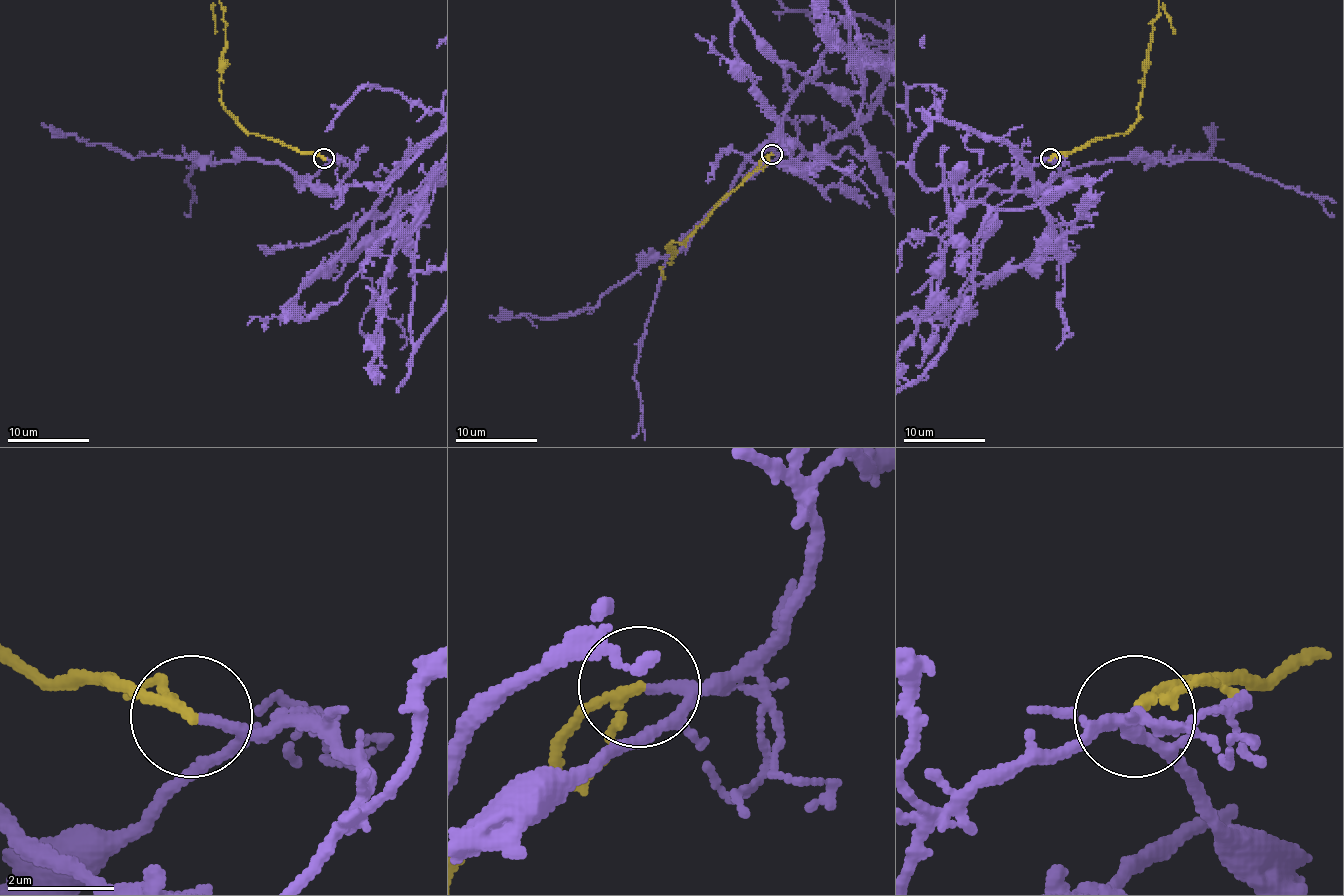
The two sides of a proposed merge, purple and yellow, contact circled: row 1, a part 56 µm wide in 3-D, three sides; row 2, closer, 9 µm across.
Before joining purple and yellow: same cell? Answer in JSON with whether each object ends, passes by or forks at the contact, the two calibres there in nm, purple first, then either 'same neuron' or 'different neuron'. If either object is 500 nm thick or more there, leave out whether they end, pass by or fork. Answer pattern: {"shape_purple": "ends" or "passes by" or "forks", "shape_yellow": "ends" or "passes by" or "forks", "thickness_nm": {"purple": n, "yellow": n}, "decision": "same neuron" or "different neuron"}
{"shape_purple": "passes by", "shape_yellow": "passes by", "thickness_nm": {"purple": 140, "yellow": 150}, "decision": "same neuron"}

